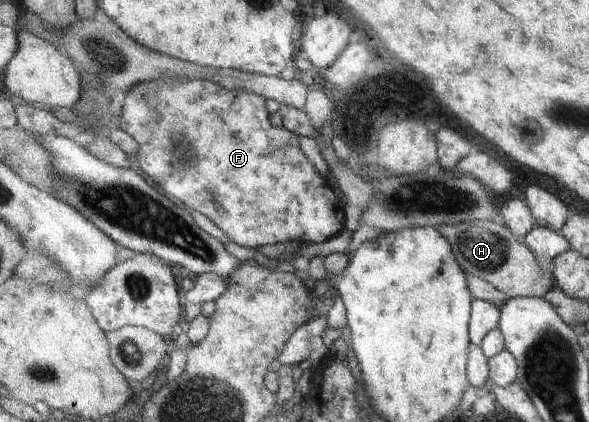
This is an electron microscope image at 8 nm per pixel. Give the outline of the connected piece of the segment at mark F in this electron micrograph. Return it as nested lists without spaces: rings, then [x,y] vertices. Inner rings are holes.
[[[171,77],[135,85],[120,100],[120,124],[127,134],[130,134],[140,144],[137,160],[142,171],[156,182],[170,198],[177,198],[188,210],[198,210],[211,220],[226,236],[239,246],[254,248],[257,253],[264,246],[271,246],[291,241],[327,242],[333,236],[345,230],[345,210],[340,196],[334,192],[333,186],[325,180],[322,174],[311,164],[311,160],[299,148],[300,136],[293,134],[284,127],[275,127],[269,122],[269,112],[265,97],[244,90],[225,90],[223,86],[211,80],[185,80],[181,77]]]

